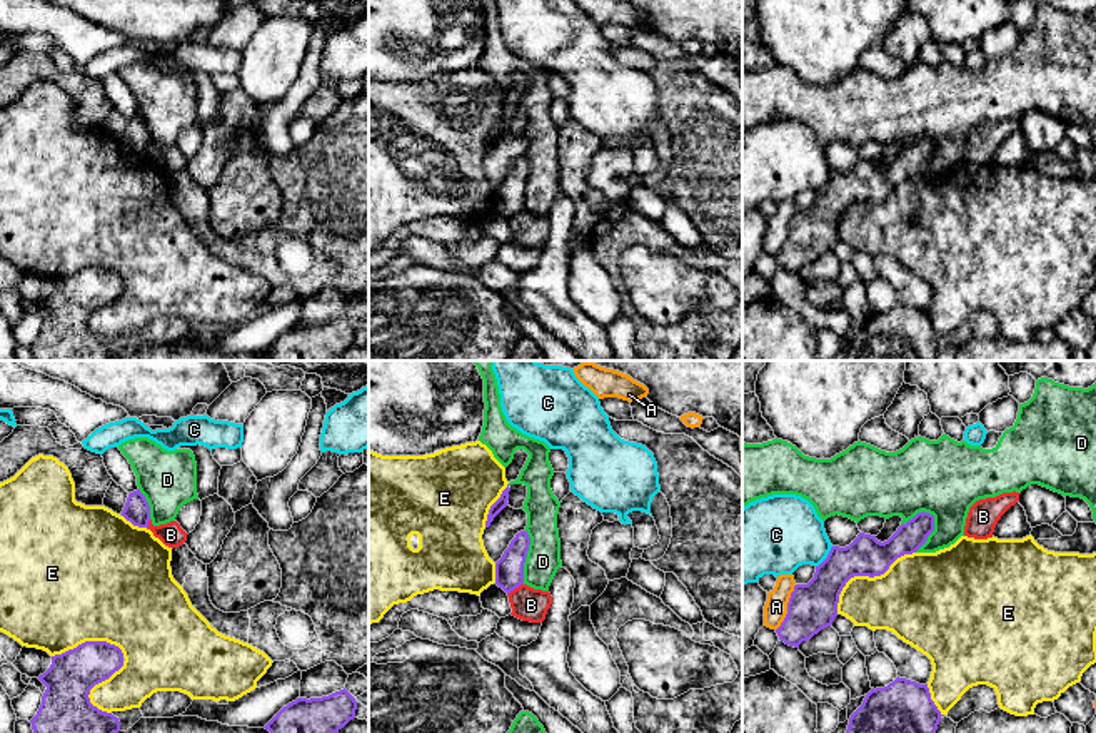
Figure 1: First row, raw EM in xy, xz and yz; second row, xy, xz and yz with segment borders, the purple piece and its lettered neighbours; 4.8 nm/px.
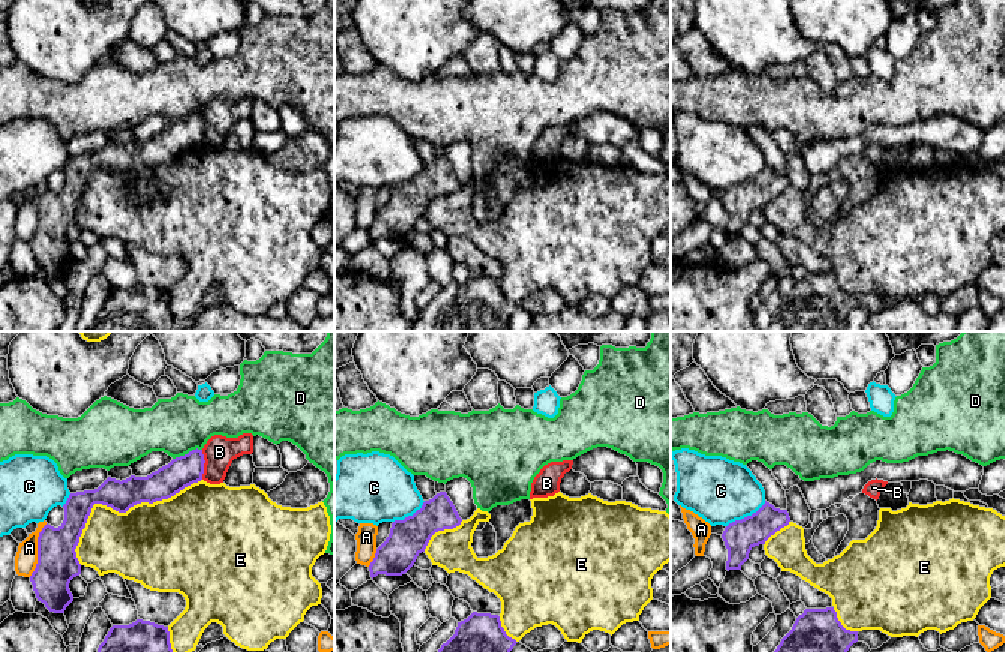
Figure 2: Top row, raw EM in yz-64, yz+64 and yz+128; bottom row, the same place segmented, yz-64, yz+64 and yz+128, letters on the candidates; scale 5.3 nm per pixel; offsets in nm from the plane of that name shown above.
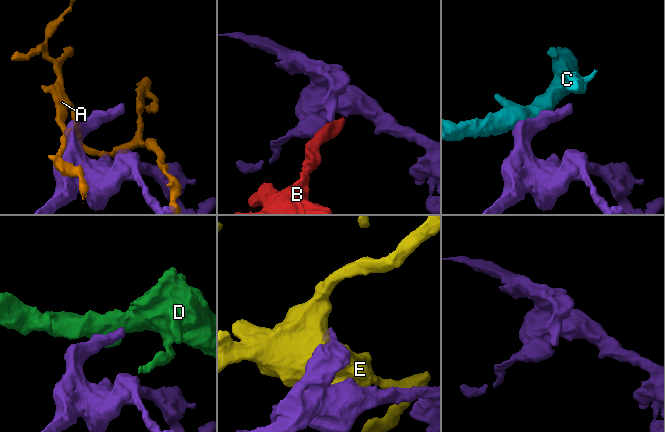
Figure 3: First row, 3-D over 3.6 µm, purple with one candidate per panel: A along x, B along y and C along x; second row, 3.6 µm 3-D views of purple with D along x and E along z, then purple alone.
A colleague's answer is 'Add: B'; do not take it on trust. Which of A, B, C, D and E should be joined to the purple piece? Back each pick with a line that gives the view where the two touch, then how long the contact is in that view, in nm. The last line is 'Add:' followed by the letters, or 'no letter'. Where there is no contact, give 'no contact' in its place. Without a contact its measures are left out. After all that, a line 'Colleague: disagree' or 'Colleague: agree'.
Add: no letter
Colleague: disagree

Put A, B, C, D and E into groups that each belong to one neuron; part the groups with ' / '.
A / B / C / D / E

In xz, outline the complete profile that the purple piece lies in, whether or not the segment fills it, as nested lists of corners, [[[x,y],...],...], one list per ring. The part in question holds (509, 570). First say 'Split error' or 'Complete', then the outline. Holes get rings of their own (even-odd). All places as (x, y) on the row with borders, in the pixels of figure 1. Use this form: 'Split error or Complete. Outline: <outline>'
Complete. Outline: [[[527,531],[517,533],[502,558],[495,563],[495,584],[507,594],[524,584],[524,563],[529,544],[530,538]]]

